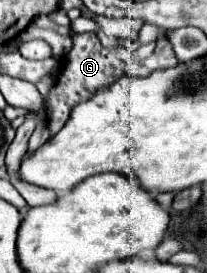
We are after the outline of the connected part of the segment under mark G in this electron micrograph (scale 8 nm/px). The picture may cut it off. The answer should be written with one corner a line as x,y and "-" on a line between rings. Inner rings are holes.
80,33
80,35
76,35
72,49
62,59
62,69
58,73
56,85
50,89
50,95
48,95
50,97
50,107
52,107
52,115
50,115
48,125
50,125
52,135
56,135
64,127
64,123
68,121
70,111
74,109
74,105
90,99
100,87
106,87
106,85
114,83
116,79
120,79
124,75
145,77
152,71
158,71
158,69
170,69
170,67
174,67
174,63
178,63
178,61
176,61
176,55
172,51
172,45
170,45
168,37
158,39
156,49
149,58
138,60
131,53
128,53
128,49
122,47
122,45
104,47
96,33

